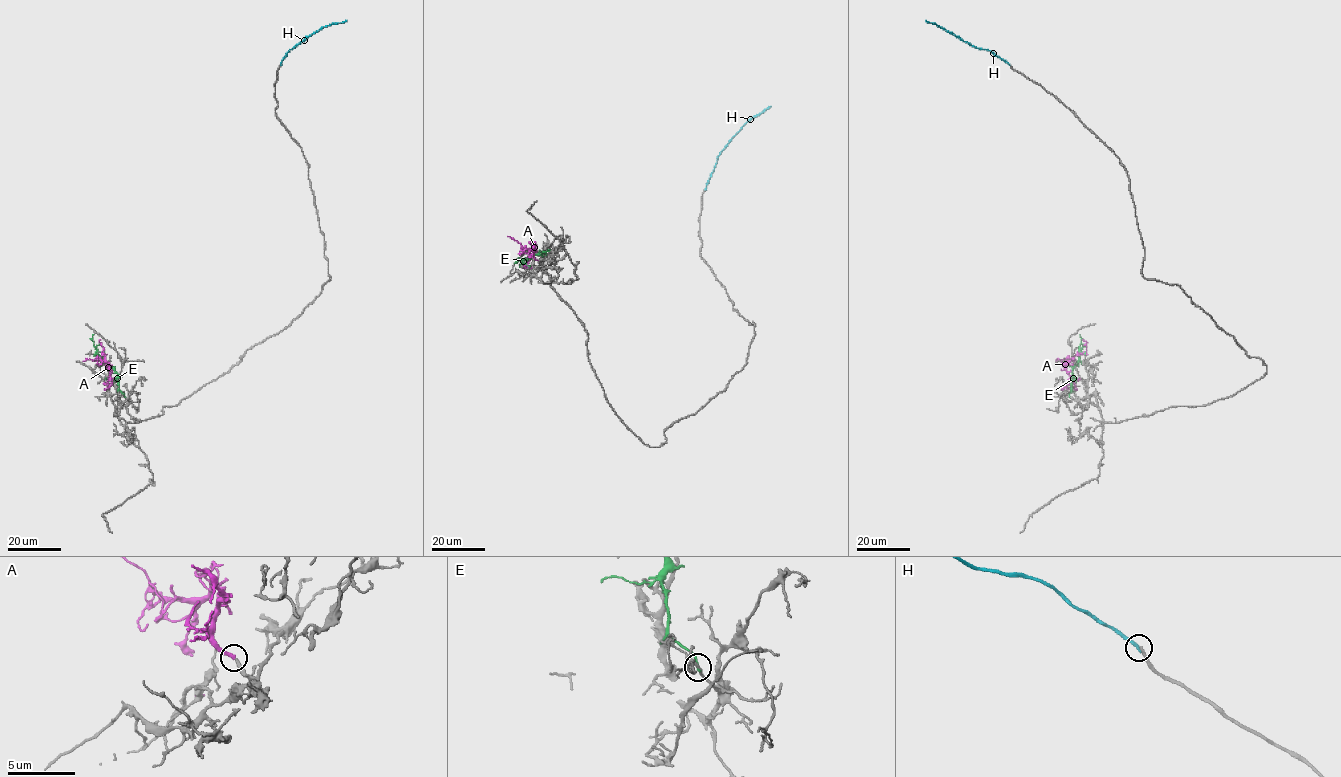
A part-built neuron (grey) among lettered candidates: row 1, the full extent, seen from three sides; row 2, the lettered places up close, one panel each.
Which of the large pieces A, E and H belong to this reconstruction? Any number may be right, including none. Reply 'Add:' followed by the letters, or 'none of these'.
Add: A

